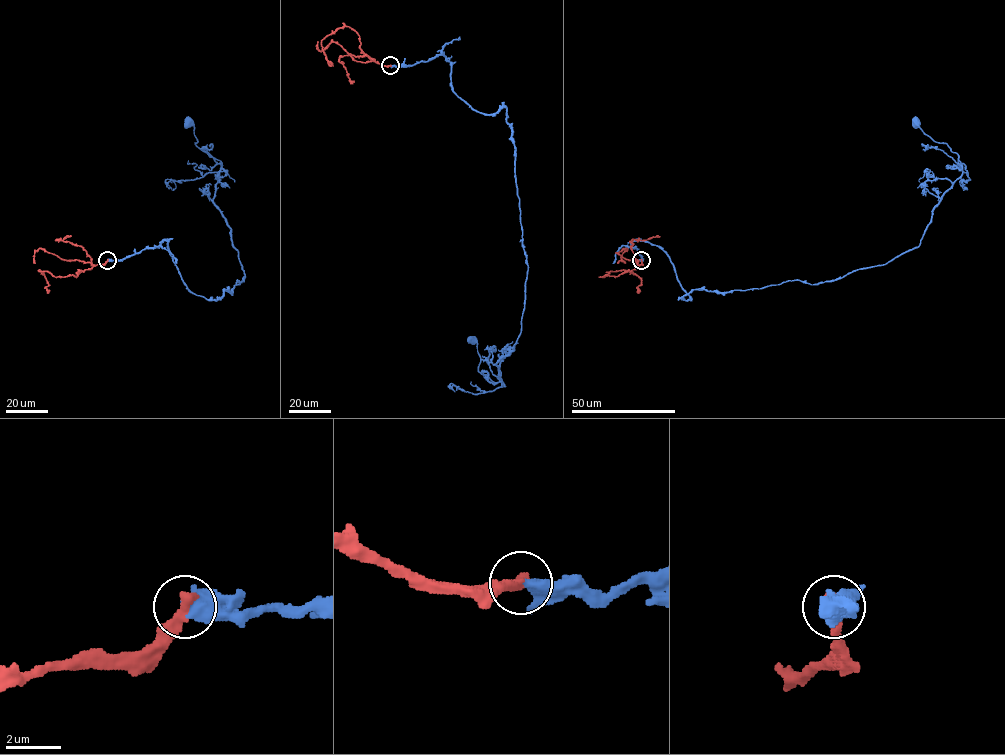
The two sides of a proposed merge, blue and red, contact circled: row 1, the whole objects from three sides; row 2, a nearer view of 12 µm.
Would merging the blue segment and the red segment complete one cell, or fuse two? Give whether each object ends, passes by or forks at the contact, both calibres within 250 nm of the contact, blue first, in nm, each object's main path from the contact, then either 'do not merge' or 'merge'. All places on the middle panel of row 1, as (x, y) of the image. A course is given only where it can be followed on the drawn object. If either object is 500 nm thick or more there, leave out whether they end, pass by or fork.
blue passes by; red ends there; 360 nm thick on the blue side, 440 nm on the other; blue runs (390, 65), (443, 55), (461, 99), (506, 108), (528, 268), (505, 386), (472, 340); red runs (390, 65), (369, 58), (360, 48), (359, 35), (348, 26), (321, 41), (326, 59), (331, 62); merge

